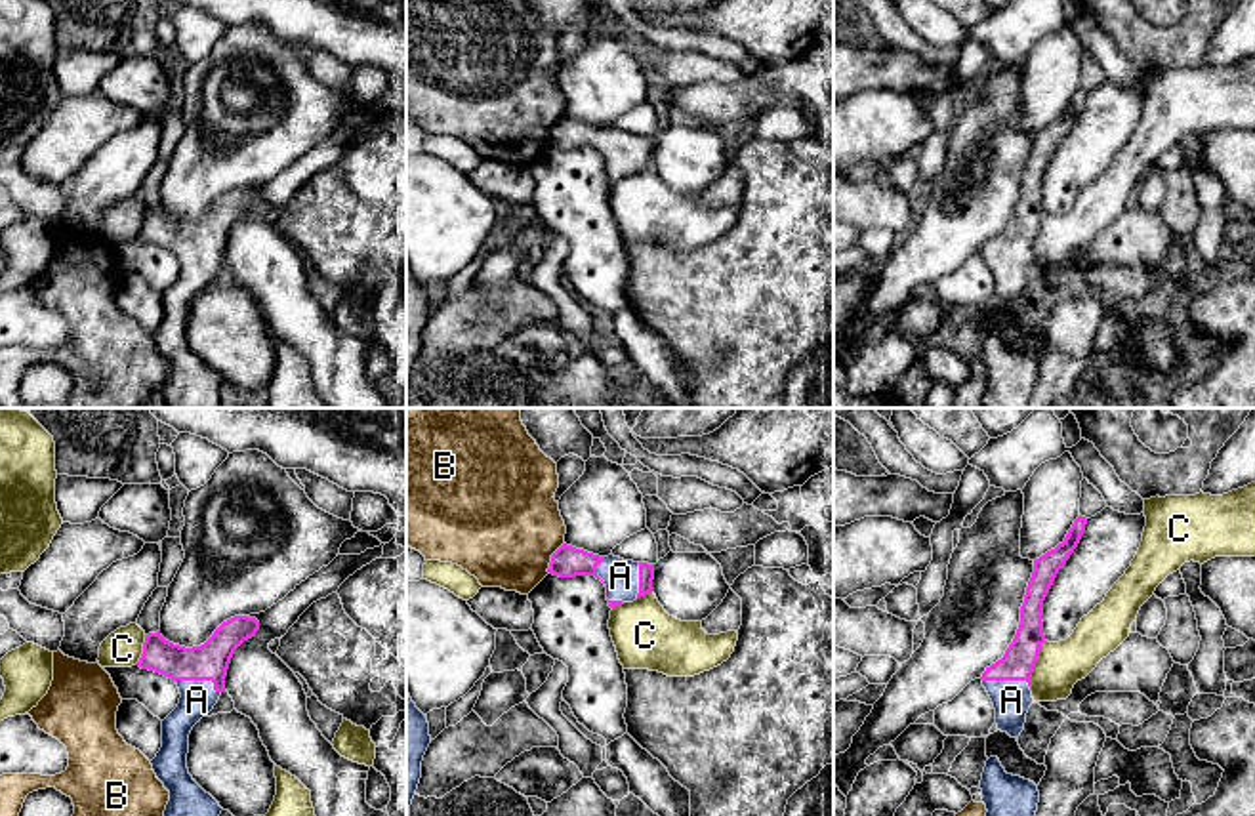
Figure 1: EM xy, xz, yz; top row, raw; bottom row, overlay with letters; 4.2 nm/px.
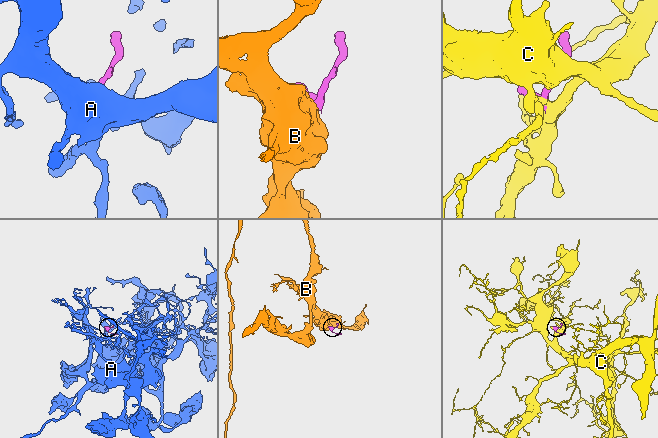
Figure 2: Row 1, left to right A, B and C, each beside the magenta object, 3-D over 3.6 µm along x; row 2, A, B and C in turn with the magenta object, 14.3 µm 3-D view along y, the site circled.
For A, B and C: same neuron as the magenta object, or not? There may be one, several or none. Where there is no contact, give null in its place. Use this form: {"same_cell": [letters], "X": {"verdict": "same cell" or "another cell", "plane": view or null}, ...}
{"same_cell": ["A"], "A": {"verdict": "same cell", "plane": "yz"}, "B": {"verdict": "another cell", "plane": "xz"}, "C": {"verdict": "another cell", "plane": "yz"}}

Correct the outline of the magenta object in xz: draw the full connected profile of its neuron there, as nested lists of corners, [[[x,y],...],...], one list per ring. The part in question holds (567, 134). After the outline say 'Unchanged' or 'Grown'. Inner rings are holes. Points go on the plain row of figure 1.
[[[566,116],[551,128],[547,145],[559,151],[595,149],[607,160],[610,181],[652,166],[654,153],[654,137],[624,133],[614,128],[599,130]]]. Grown

